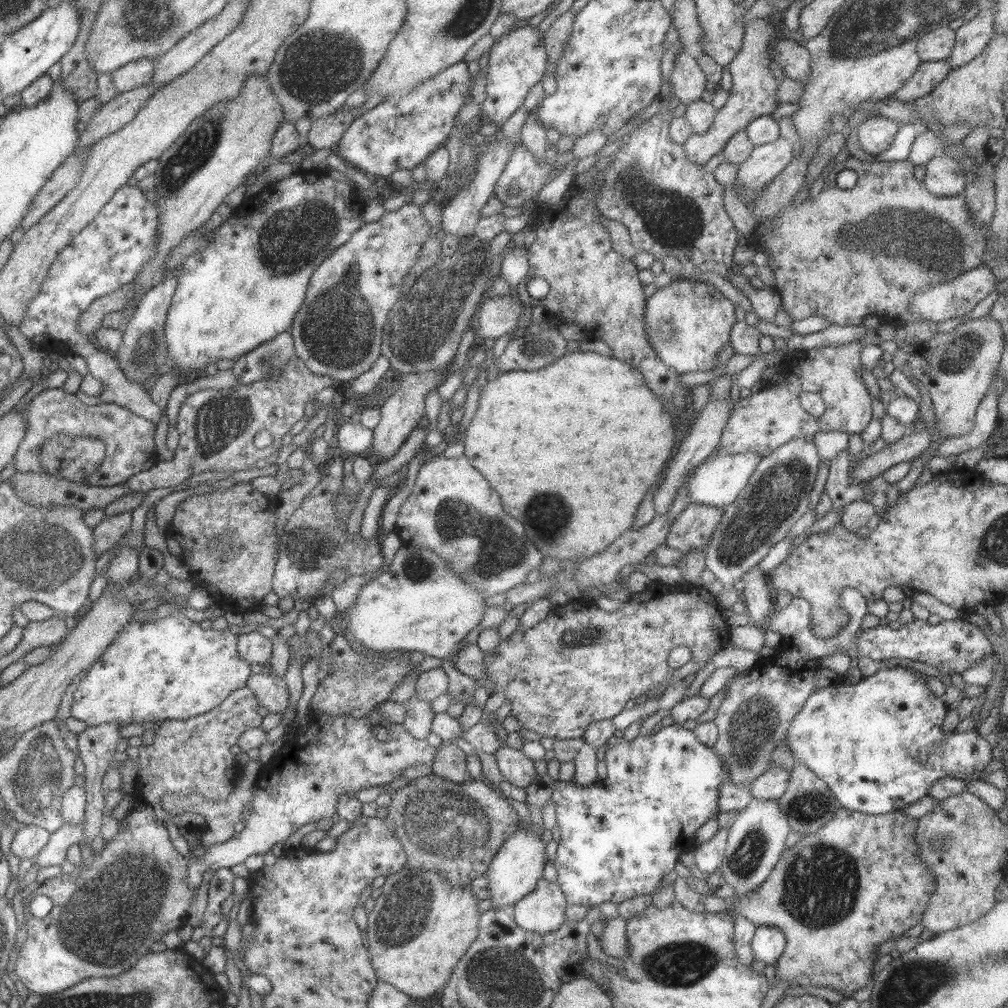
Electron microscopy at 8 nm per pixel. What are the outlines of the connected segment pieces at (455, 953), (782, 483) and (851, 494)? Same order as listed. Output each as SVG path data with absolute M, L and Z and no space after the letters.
M402 868L394 874L389 874L379 890L381 894L376 899L374 910L367 915L367 927L363 931L366 950L376 978L413 999L427 998L445 986L455 963L475 941L480 916L477 904L480 901L473 895L474 891L469 886L449 886L449 882L433 870Z
M801 438L789 440L787 444L779 446L773 453L761 458L757 467L753 469L745 488L741 490L731 504L724 507L722 517L719 518L719 525L717 525L709 545L704 549L705 569L710 570L722 584L722 590L715 597L718 605L724 611L729 611L730 606L740 599L739 593L733 589L735 580L739 579L753 565L757 565L769 552L769 548L786 538L789 528L808 510L807 497L813 488L813 480L815 480L820 462L812 442L801 440Z
M843 448L835 454L835 458L830 461L828 476L824 484L825 492L828 494L832 508L841 509L847 503L856 501L861 494L858 486L849 487L849 452L848 448Z

